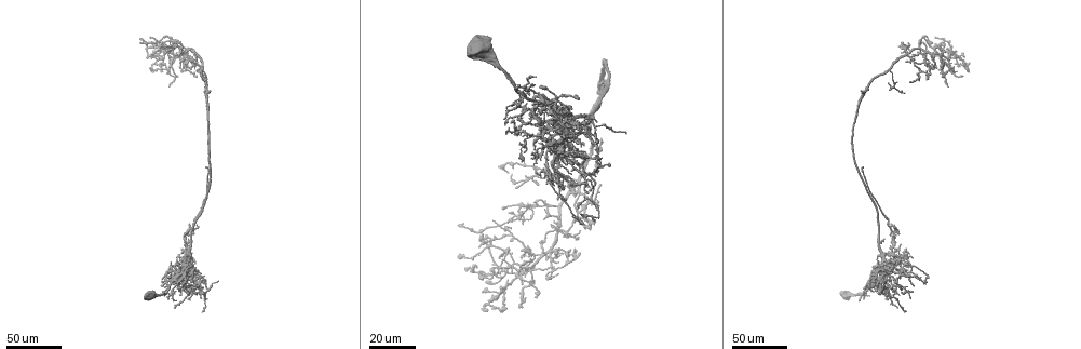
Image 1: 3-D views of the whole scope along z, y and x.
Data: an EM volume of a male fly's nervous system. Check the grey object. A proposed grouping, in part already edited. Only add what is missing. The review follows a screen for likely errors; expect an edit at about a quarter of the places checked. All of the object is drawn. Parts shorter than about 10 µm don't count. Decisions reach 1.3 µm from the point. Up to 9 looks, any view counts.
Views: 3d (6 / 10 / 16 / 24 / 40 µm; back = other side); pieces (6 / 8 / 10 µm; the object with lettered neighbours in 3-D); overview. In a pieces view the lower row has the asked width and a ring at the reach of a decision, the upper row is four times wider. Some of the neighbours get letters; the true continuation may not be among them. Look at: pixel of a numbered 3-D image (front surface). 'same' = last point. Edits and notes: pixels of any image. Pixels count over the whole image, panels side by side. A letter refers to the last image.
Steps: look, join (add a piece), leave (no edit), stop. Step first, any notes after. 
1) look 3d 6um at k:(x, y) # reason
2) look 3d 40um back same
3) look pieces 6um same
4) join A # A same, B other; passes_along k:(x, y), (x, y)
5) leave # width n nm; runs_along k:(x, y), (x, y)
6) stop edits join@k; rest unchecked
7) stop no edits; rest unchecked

look 3d 40um at 1:(562, 254) # an open end

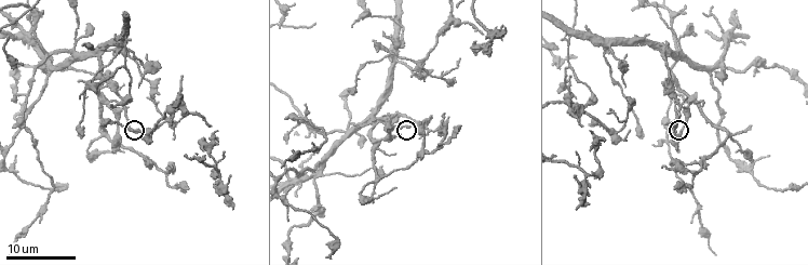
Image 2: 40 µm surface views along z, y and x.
look pieces 8um at 2:(409, 126) # what lies round it

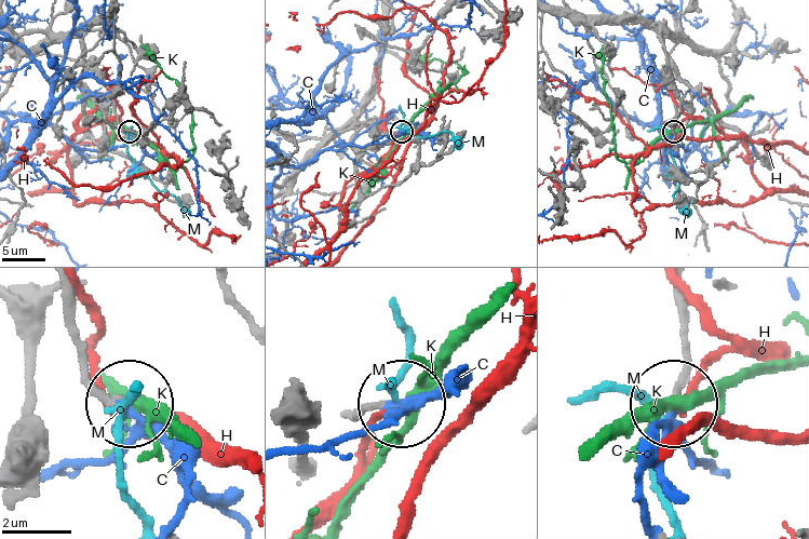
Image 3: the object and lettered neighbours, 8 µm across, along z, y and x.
leave # C other, H other, K other, M other; runs_along 3:(681, 314), (686, 366), (677, 399); none of them fits

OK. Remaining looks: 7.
look 3d 24um at 2:(748, 127) # free end

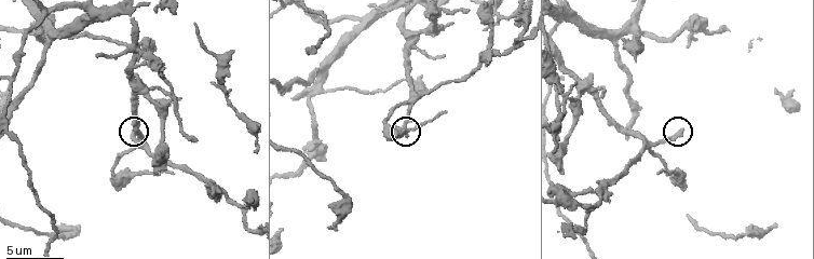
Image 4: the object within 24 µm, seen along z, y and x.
look pieces 6um at 4:(680, 131)

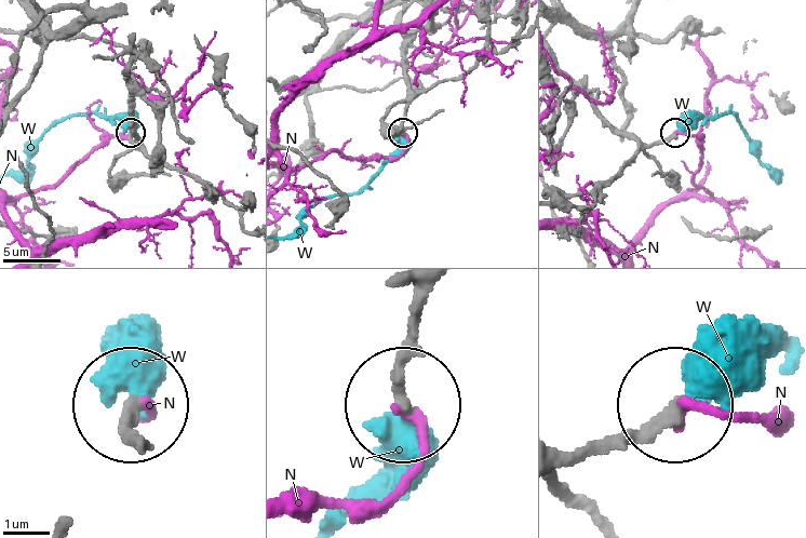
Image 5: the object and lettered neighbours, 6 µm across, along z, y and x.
join W # N other, W same; the neuron continues

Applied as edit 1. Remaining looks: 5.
look 3d 40um at 1:(513, 175) # free end

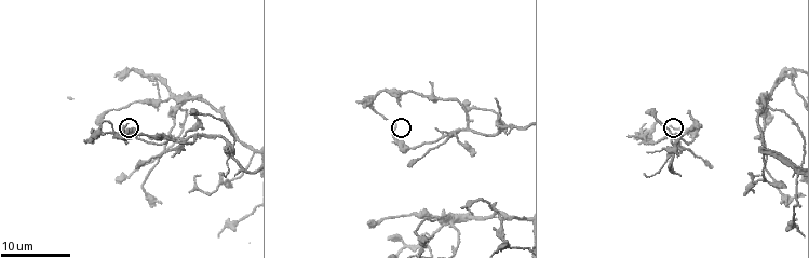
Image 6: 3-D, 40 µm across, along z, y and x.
look pieces 6um at 6:(396, 126)

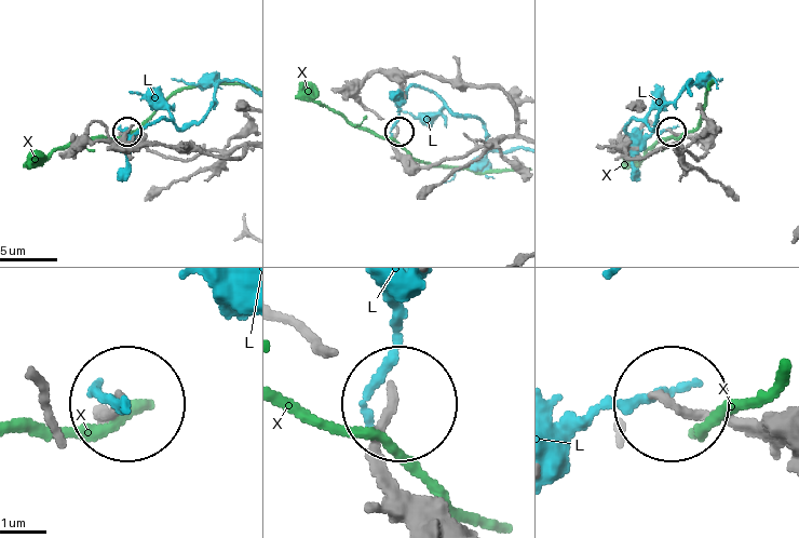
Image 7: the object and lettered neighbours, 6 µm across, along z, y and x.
leave # L other, X other; runs_along 7:(785, 444), (739, 417), (673, 402); none of them fits

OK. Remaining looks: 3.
look 3d 40um at 1:(902, 242) # an open end

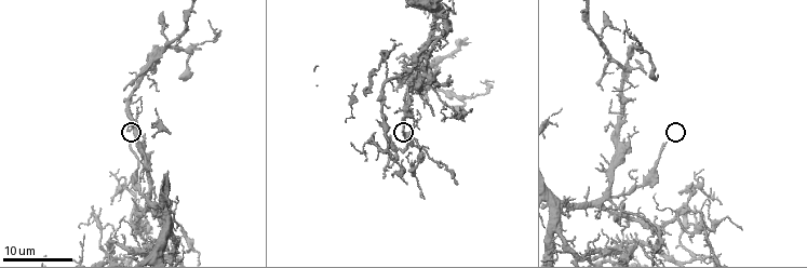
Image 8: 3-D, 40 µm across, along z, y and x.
look pieces 6um at 8:(131, 141)

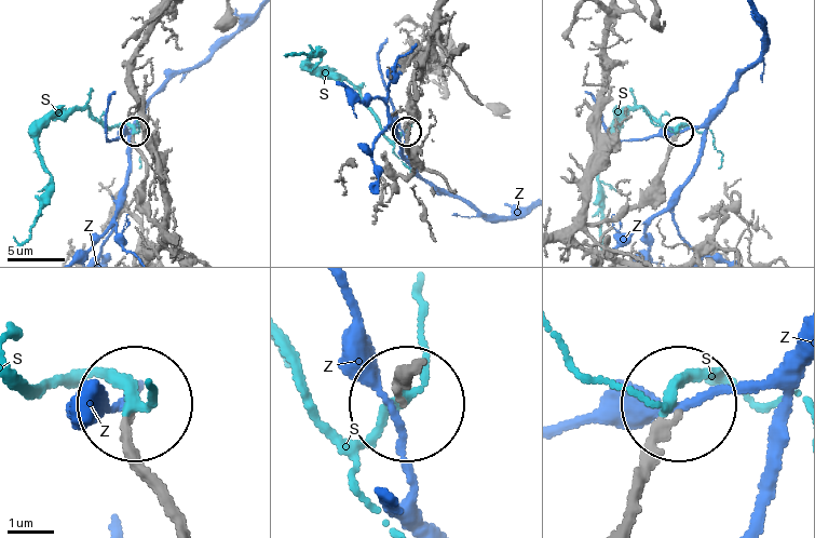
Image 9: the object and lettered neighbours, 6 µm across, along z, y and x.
join S # S same, Z other; passes_along 9:(173, 512), (107, 380), (22, 376); it goes on there

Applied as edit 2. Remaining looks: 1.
stop edits join@5, join@9; rest unchecked

